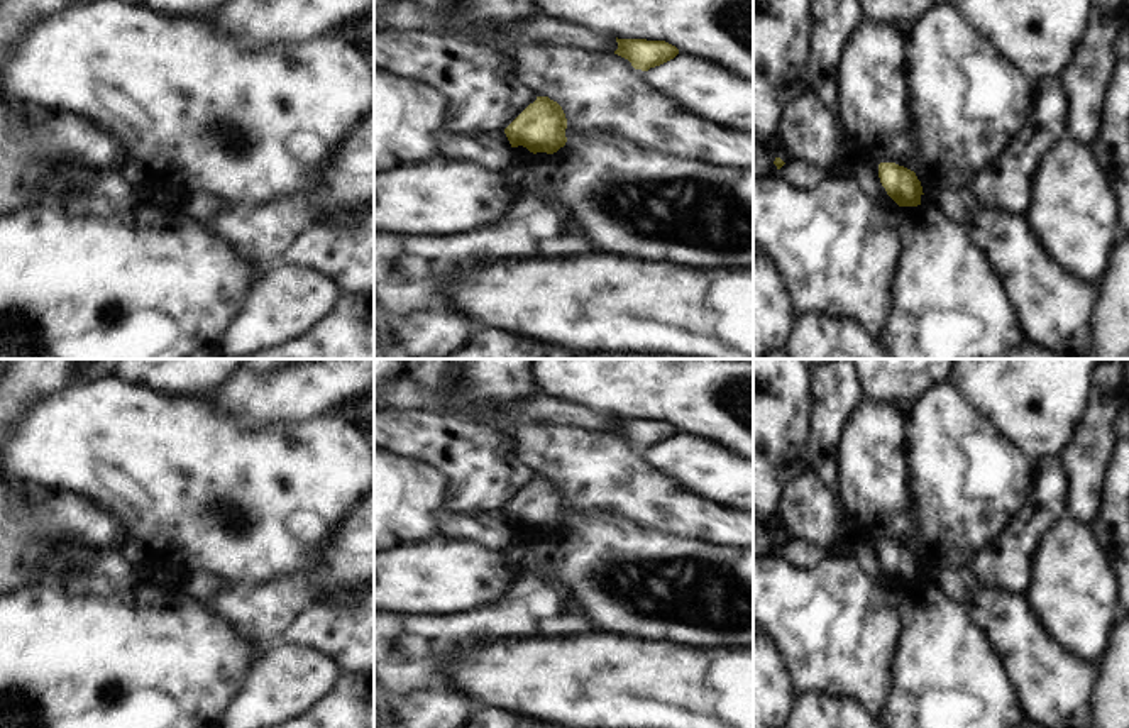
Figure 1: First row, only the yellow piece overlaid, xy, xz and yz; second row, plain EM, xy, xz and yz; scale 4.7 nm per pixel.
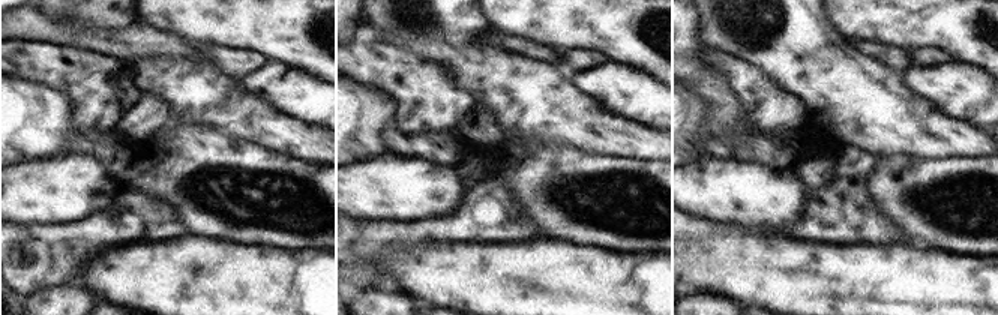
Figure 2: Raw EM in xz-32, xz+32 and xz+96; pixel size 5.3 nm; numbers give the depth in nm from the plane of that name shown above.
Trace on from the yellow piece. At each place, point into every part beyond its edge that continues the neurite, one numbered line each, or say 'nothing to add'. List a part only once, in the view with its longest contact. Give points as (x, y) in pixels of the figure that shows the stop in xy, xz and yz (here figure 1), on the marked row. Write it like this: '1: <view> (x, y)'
nothing to add

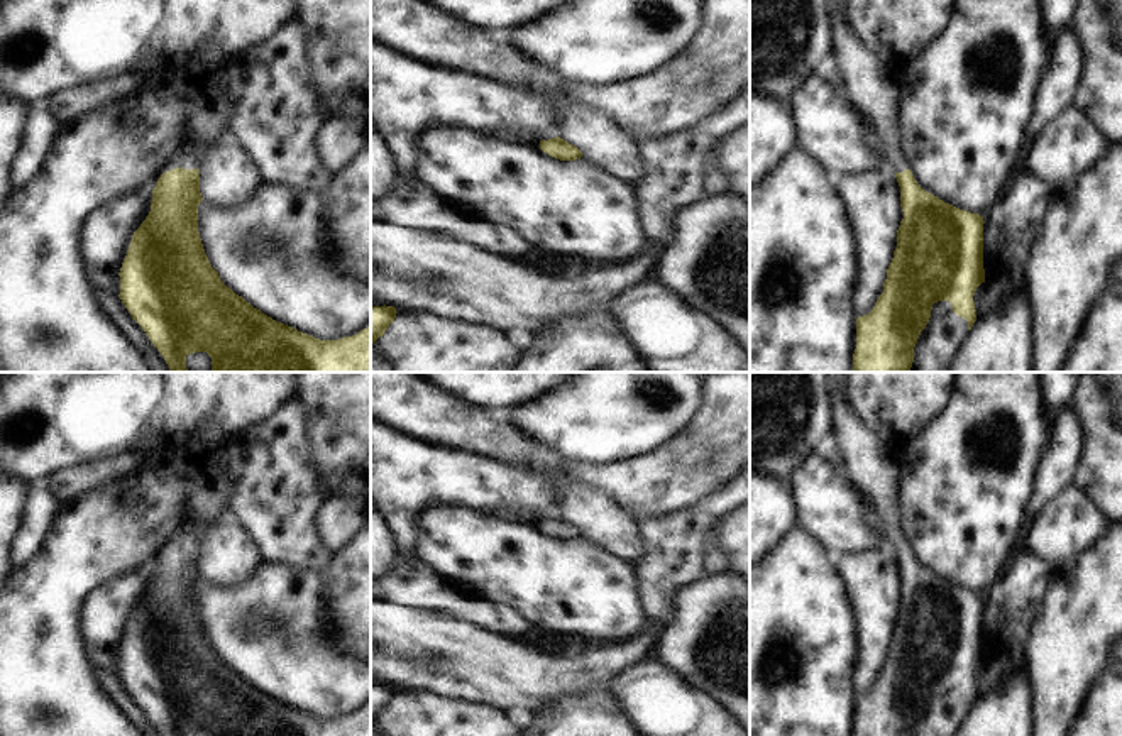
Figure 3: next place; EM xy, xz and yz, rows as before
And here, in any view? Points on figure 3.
1: xy (190, 158)

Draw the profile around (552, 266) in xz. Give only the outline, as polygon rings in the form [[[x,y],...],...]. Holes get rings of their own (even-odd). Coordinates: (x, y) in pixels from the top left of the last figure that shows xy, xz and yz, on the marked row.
[[[540,255],[531,262],[536,267],[540,267],[543,272],[552,274],[552,276],[579,276],[596,267],[591,264],[580,264],[575,261],[555,259],[555,257],[547,257],[547,255]]]

